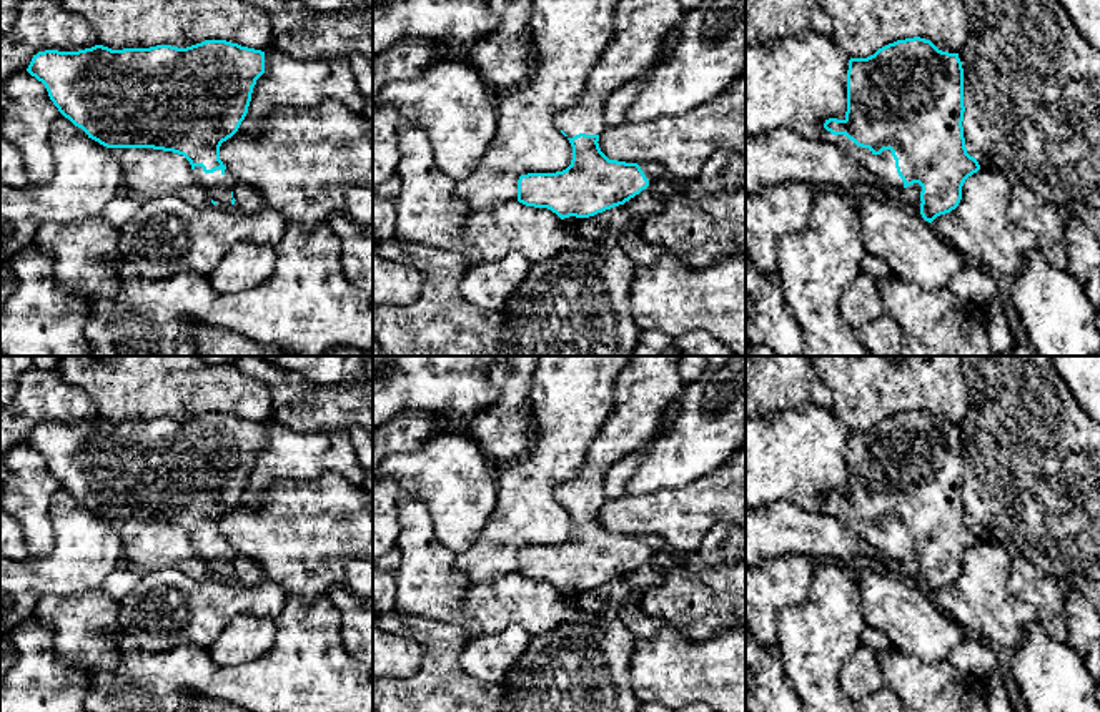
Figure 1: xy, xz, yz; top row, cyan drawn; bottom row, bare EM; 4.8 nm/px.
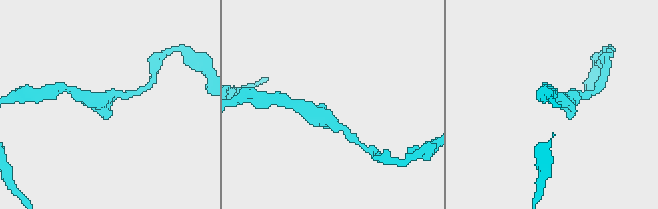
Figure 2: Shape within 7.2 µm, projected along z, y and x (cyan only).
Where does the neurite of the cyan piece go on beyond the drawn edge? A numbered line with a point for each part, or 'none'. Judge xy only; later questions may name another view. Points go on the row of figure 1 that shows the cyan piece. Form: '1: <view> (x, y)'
1: xy (220, 187)

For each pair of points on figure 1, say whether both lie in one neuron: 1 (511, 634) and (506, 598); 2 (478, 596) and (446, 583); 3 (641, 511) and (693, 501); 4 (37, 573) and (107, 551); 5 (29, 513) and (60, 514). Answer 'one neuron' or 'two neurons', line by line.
1: two neurons
2: two neurons
3: one neuron
4: one neuron
5: two neurons

